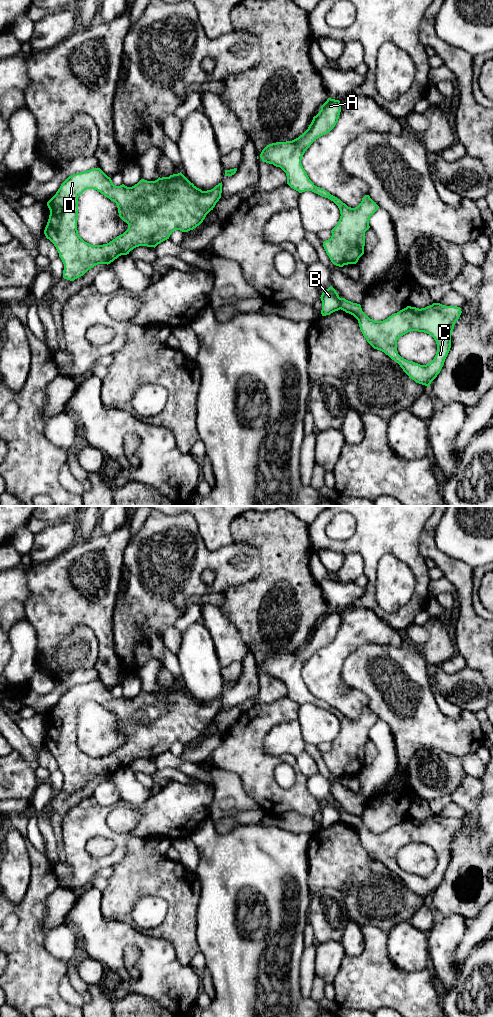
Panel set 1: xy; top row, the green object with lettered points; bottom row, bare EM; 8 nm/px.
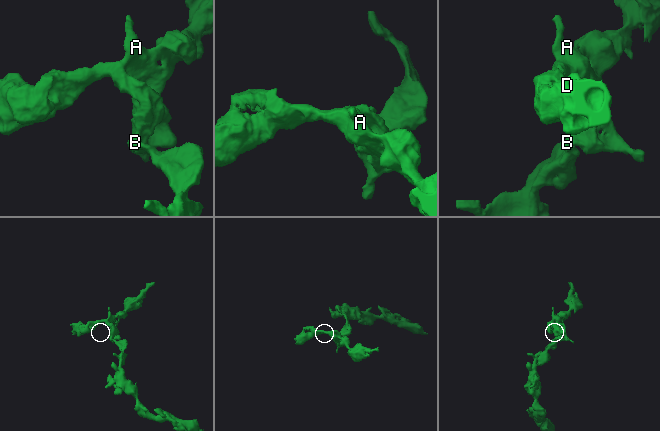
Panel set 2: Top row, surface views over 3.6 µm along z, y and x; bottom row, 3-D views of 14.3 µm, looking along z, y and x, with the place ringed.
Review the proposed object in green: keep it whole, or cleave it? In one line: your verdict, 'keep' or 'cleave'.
cleave

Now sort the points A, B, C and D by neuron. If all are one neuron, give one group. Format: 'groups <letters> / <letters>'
groups A B D / C

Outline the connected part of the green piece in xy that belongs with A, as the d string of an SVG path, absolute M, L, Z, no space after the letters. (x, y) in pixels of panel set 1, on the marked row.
M328 98L302 135L292 141L267 145L259 157L263 162L280 167L286 173L287 184L294 190L299 193L312 191L330 199L338 206L340 219L331 230L331 238L323 242L323 247L331 262L343 267L348 264L356 264L364 254L365 232L370 228L370 217L379 206L369 195L365 195L357 207L348 207L325 189L315 186L301 163L302 157L310 145L335 127L340 112L340 101Z

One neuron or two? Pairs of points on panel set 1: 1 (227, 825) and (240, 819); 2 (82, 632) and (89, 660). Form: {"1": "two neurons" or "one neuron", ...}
{"1": "one neuron", "2": "one neuron"}

